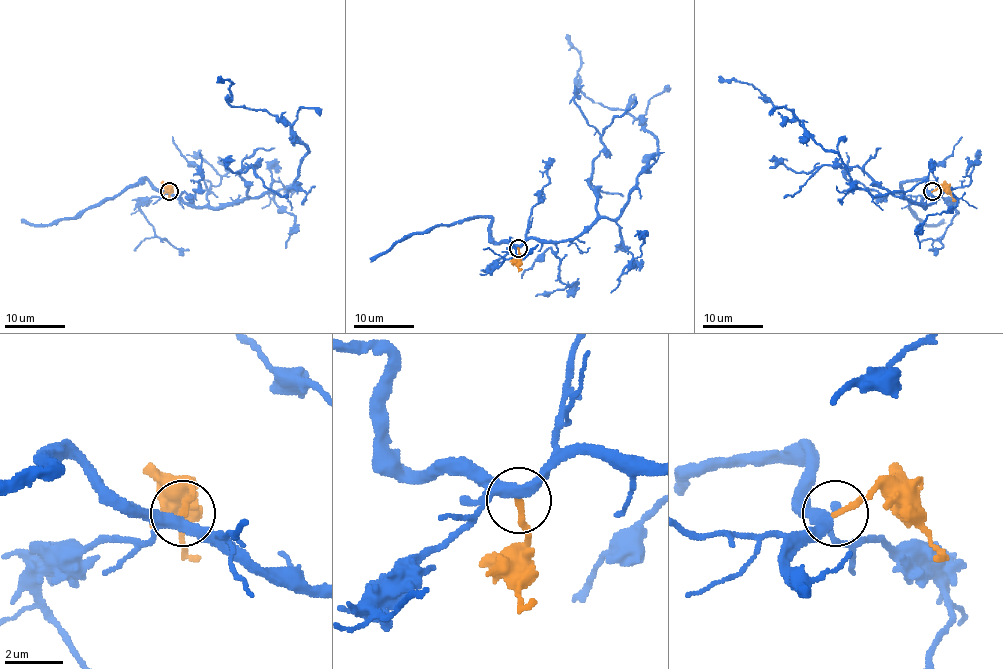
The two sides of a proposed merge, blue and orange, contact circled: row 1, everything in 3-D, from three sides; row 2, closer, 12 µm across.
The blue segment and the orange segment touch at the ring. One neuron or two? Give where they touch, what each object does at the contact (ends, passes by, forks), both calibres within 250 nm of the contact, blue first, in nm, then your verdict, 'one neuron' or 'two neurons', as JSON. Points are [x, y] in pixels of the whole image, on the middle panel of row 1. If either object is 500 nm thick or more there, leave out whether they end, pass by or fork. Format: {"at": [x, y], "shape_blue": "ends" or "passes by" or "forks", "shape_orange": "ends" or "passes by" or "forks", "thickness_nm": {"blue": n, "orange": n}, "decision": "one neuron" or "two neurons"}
{"at": [518, 248], "shape_blue": "forks", "shape_orange": "ends", "thickness_nm": {"blue": 320, "orange": 200}, "decision": "one neuron"}

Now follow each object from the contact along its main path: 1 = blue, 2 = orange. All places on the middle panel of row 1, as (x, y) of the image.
1: (518, 247), (533, 238), (573, 241), (615, 218), (657, 152), (636, 118), (578, 88), (579, 52), (567, 34)
2: (518, 248), (521, 254), (518, 266), (522, 269)

